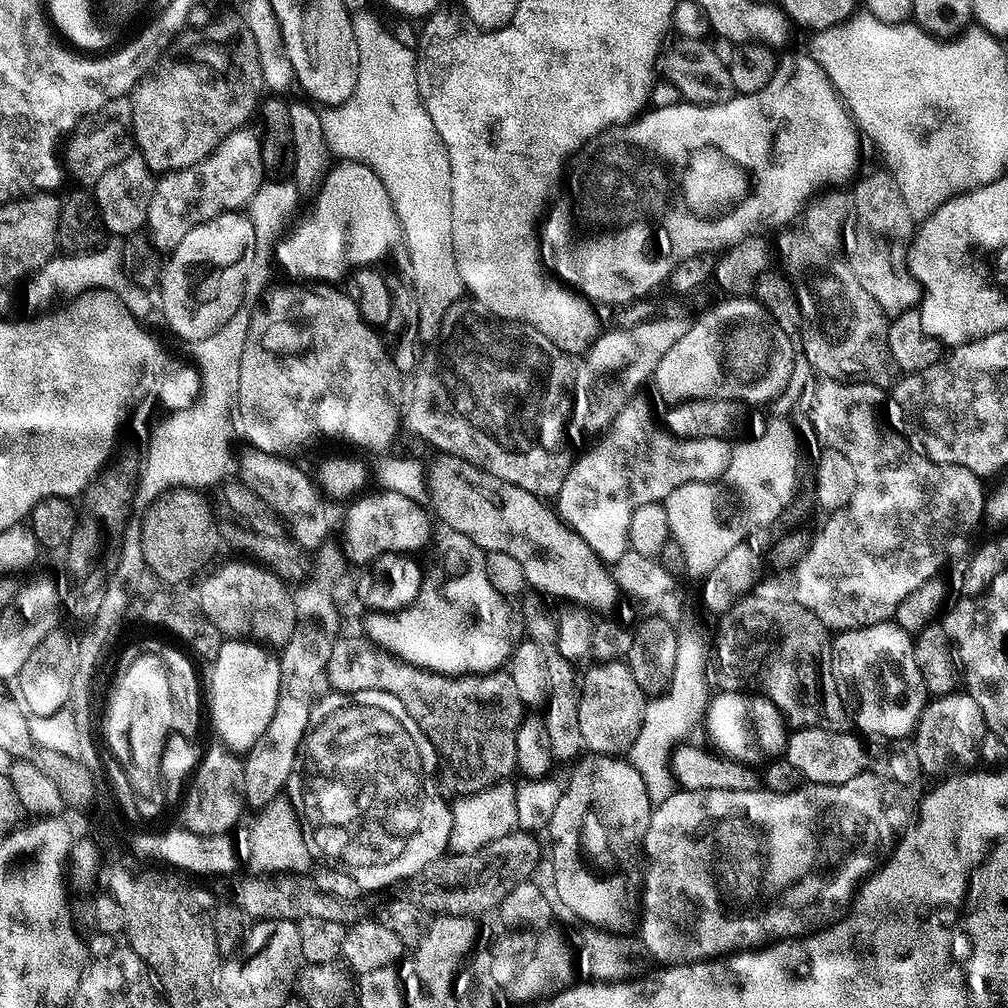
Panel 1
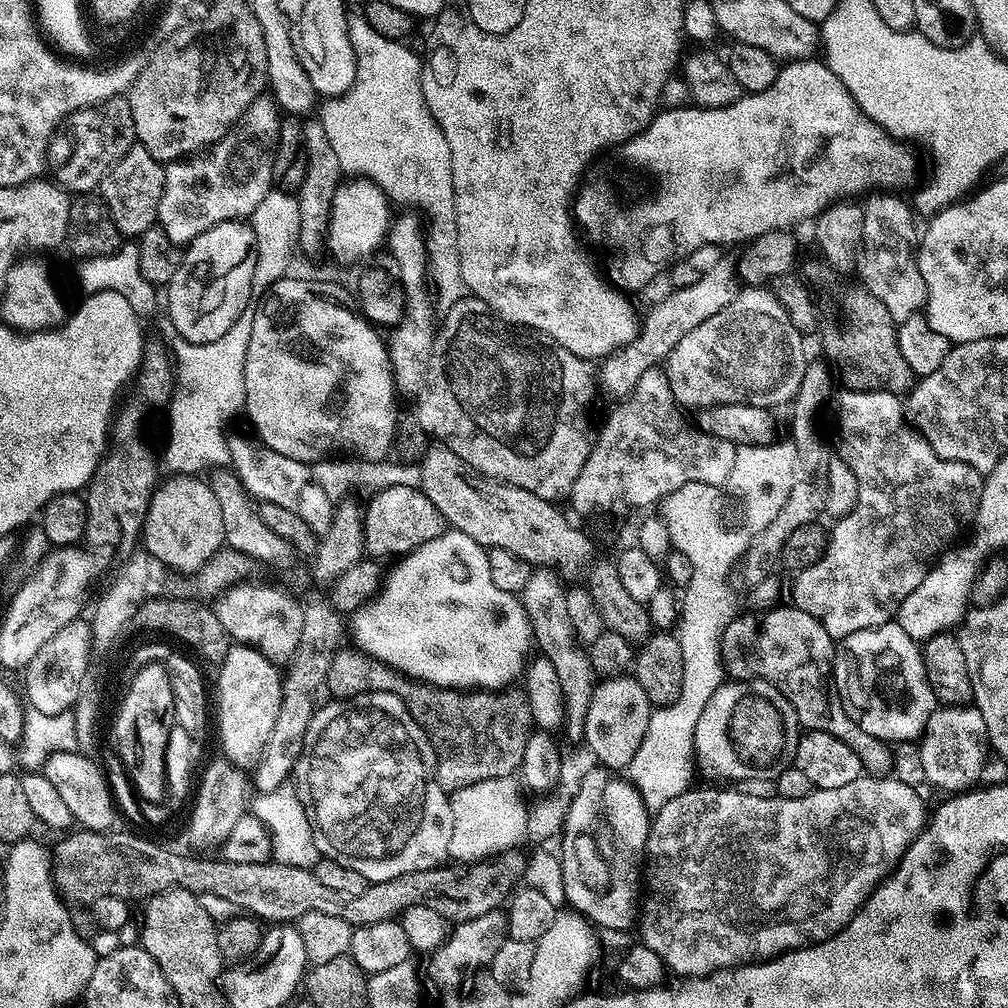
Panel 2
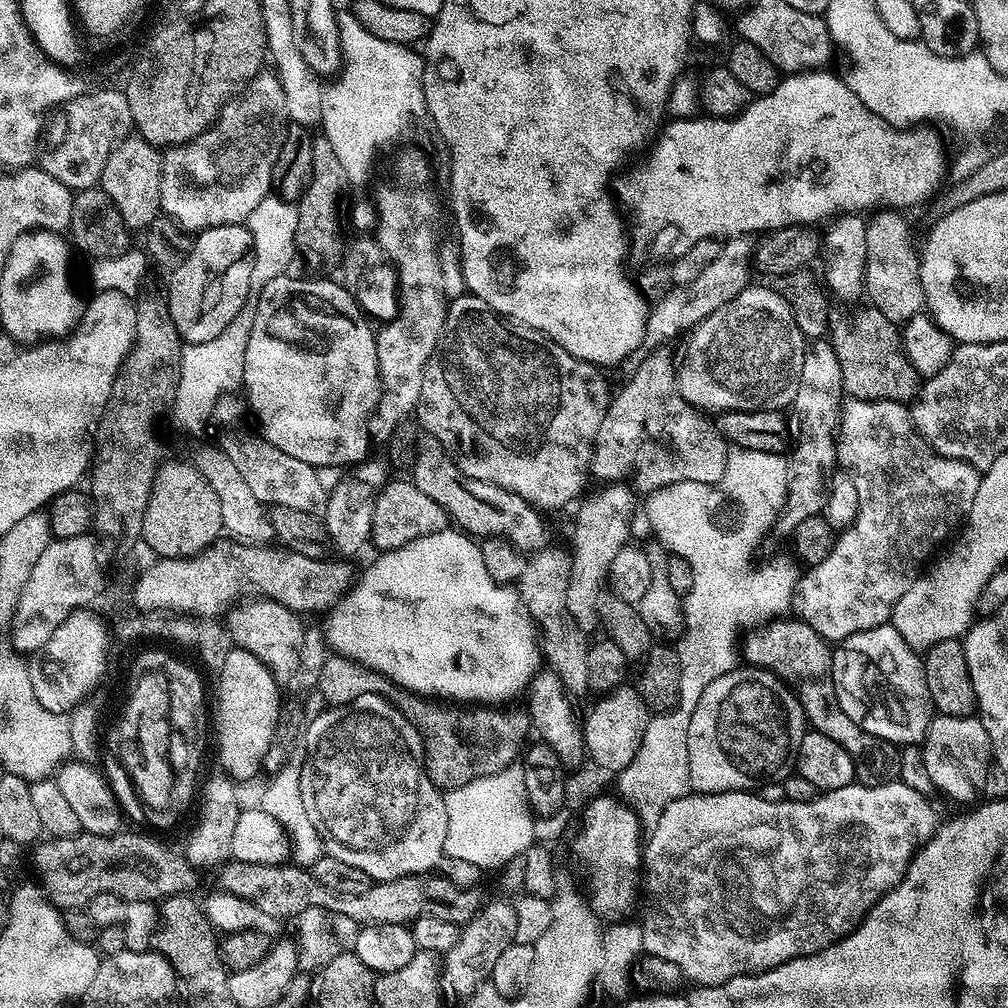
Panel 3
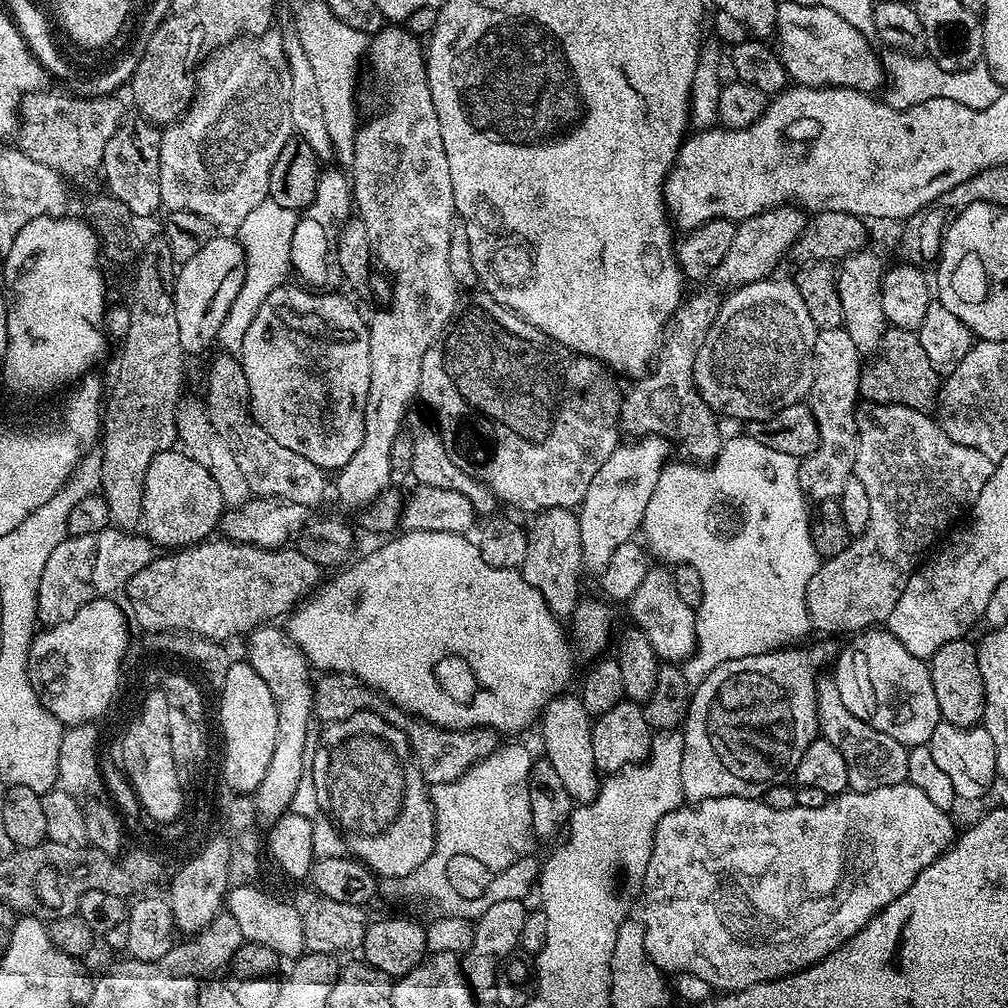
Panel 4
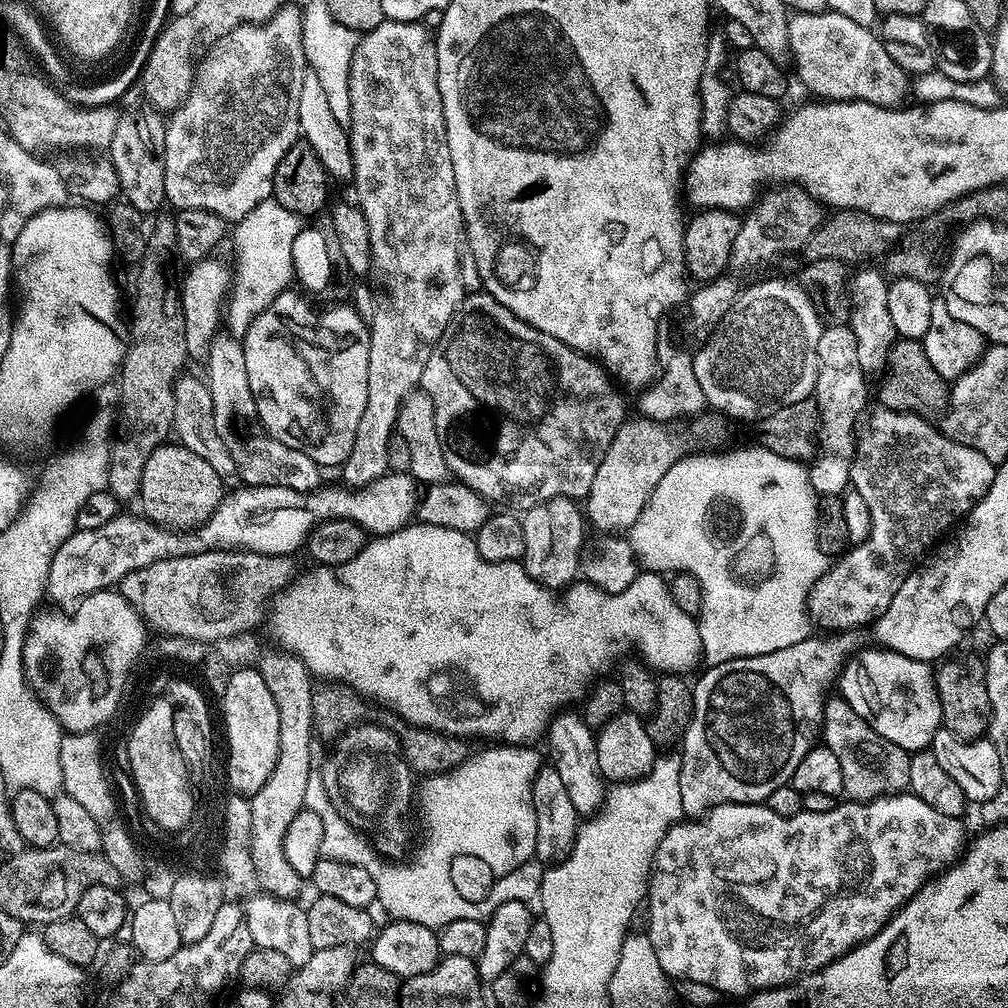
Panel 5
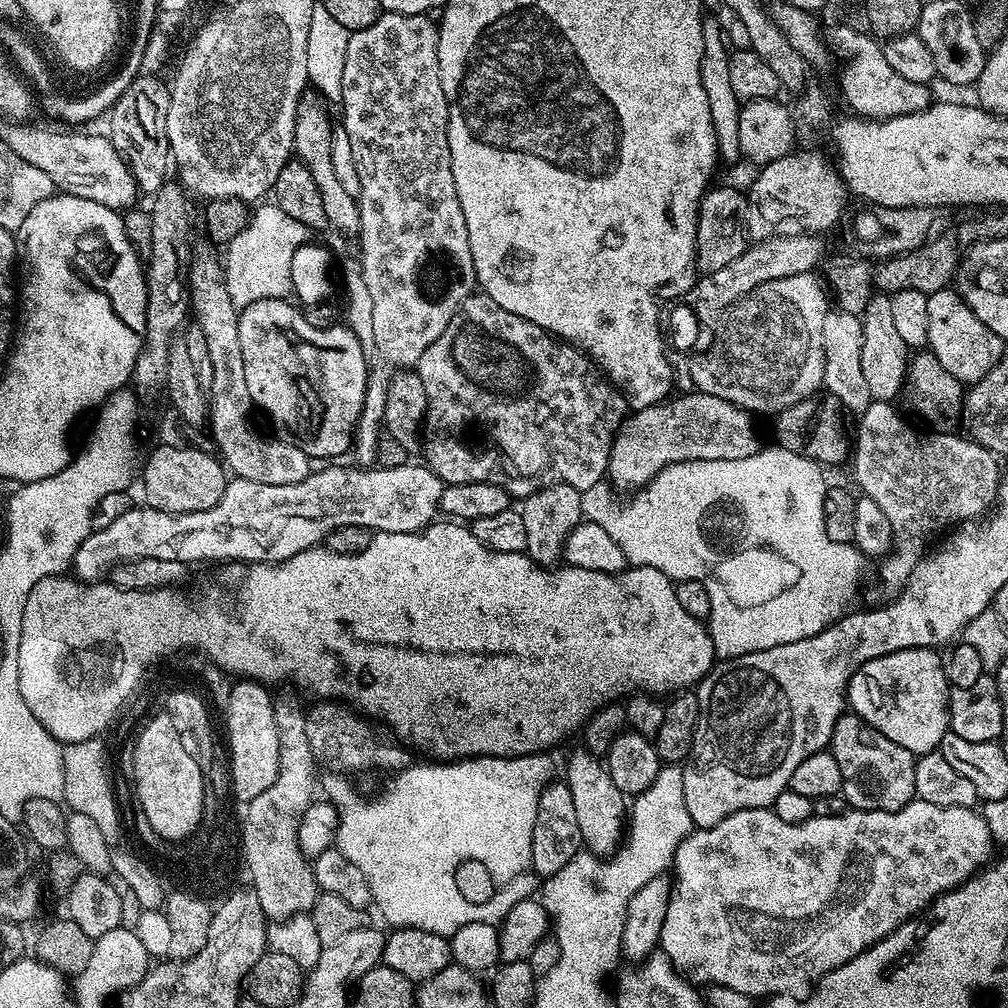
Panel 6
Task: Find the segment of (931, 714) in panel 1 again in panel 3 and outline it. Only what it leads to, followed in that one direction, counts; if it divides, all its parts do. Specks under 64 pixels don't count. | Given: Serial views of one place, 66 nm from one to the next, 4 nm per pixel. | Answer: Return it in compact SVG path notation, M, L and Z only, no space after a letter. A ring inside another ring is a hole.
M933 715L928 732L922 741L926 769L935 787L958 802L973 803L979 797L979 788L993 763L992 743L986 726L975 715Z

